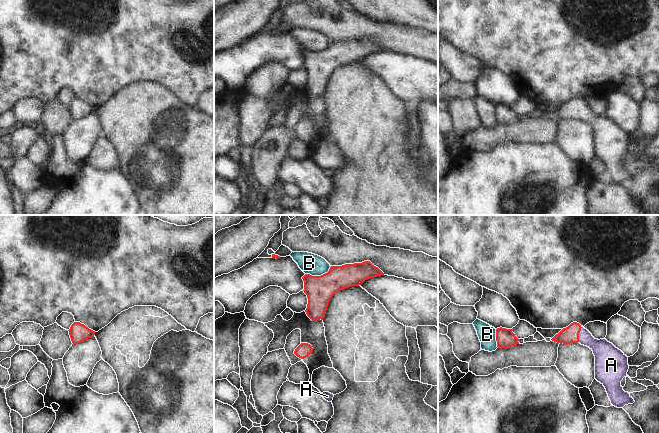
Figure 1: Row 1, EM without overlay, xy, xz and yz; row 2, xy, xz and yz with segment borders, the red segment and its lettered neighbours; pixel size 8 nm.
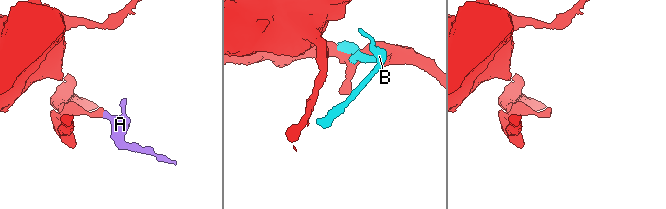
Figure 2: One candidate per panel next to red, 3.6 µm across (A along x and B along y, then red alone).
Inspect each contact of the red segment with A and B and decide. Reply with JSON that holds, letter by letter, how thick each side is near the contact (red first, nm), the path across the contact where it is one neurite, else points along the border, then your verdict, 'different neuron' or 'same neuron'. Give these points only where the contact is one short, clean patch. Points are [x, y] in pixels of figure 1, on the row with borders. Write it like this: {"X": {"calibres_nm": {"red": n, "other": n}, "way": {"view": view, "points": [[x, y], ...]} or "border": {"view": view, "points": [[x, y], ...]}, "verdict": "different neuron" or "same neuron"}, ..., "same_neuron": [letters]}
{"A": {"calibres_nm": {"red": 140, "other": 170}, "way": {"view": "yz", "points": [[570, 334], [578, 334], [604, 351]]}, "verdict": "same neuron"}, "B": {"calibres_nm": {"red": 220, "other": 170}, "verdict": "different neuron"}, "same_neuron": ["A"]}

